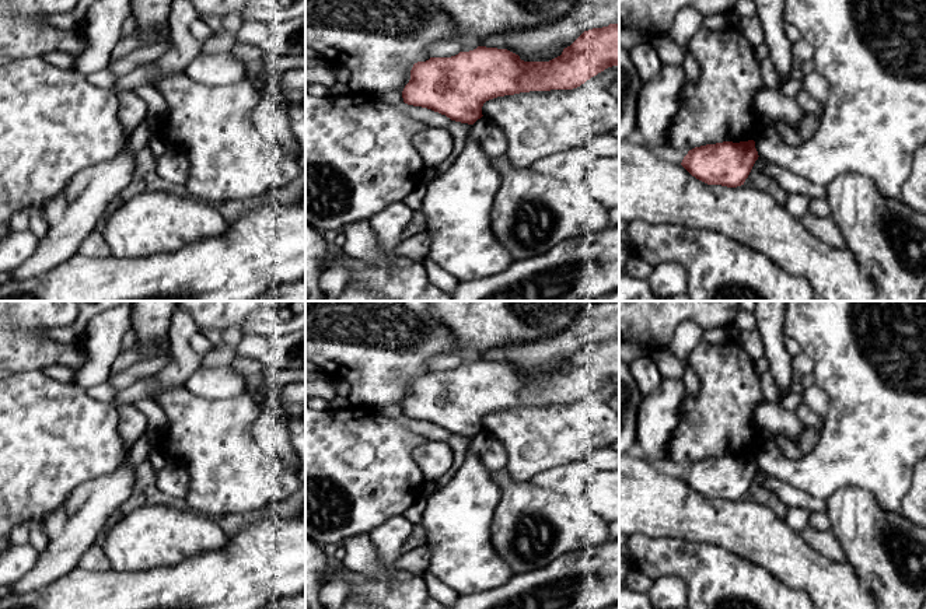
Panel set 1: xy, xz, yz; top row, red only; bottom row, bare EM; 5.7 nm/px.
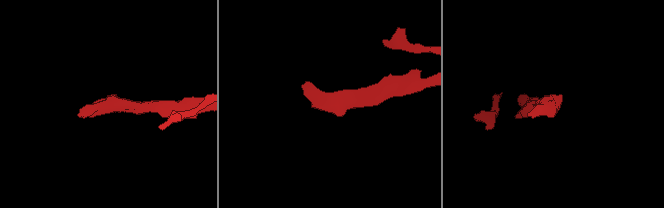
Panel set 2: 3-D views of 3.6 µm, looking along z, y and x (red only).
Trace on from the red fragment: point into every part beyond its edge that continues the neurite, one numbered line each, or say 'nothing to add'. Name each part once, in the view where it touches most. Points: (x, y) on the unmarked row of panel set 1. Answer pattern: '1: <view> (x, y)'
nothing to add

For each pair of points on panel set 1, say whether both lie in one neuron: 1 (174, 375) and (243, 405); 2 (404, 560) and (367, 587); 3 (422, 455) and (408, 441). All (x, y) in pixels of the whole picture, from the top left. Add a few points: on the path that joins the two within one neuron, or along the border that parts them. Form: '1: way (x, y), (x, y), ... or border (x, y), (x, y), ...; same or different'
1: border (184, 384), (159, 391), (153, 396); different
2: border (394, 562), (398, 567), (422, 576); different
3: border (429, 440), (413, 450), (413, 459), (426, 478); different

